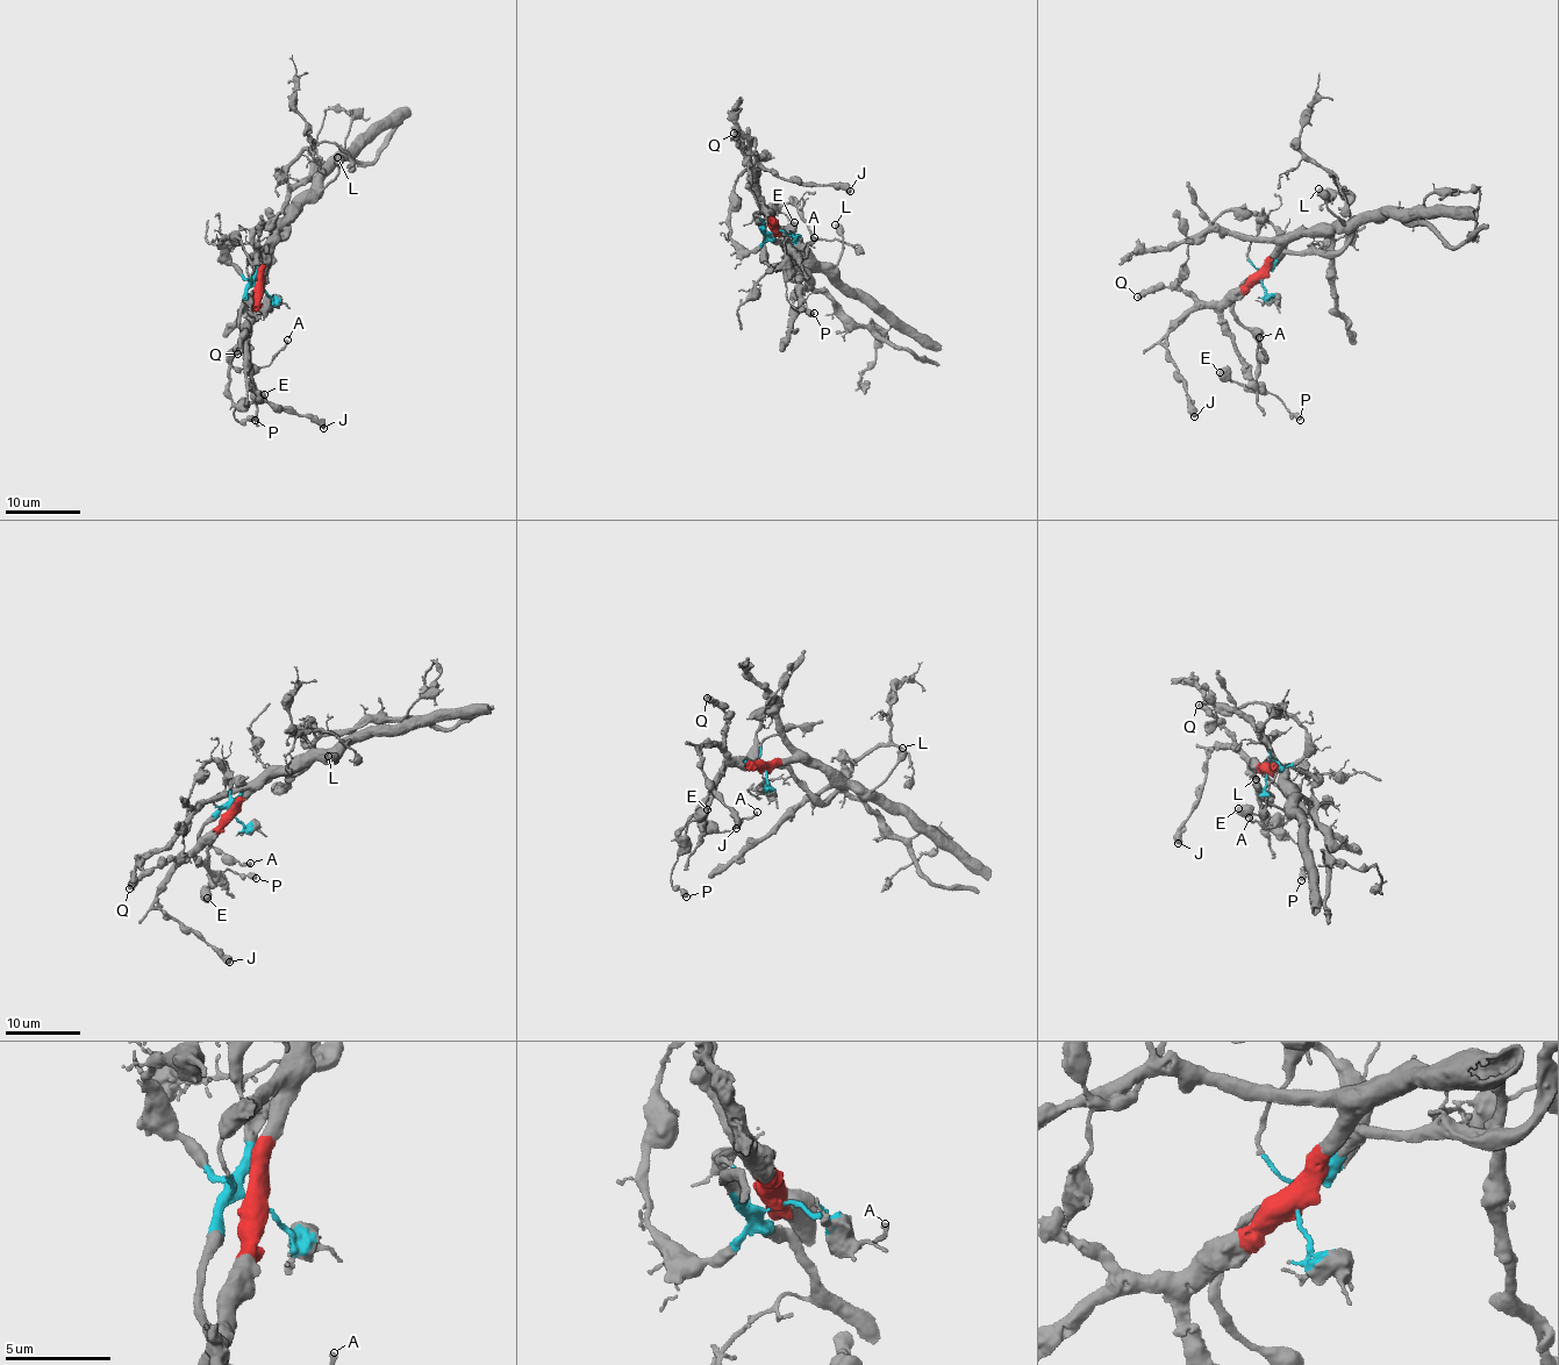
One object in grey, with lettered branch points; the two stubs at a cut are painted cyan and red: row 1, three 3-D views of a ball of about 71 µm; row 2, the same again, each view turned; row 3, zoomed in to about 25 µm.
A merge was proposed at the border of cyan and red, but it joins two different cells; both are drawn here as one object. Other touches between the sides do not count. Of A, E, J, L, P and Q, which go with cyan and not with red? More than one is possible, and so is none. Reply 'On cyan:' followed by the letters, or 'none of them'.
On cyan: A, E, P

